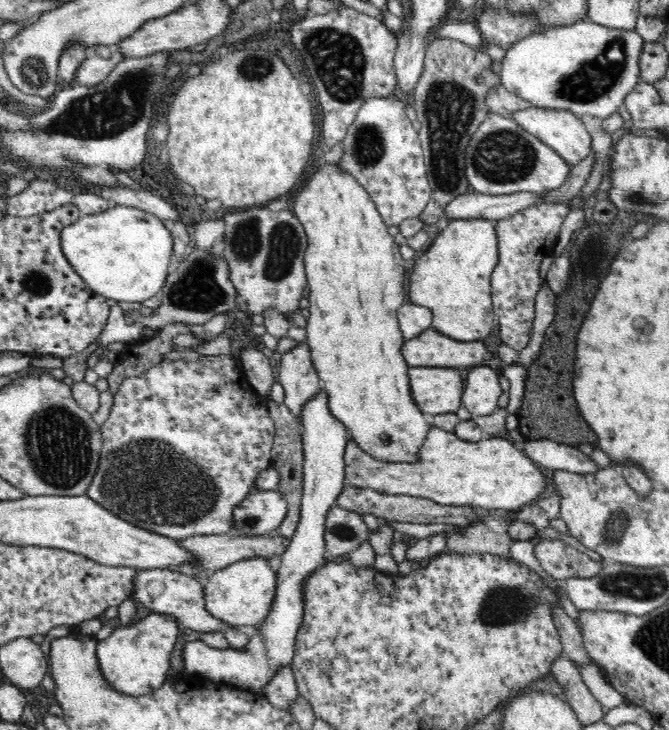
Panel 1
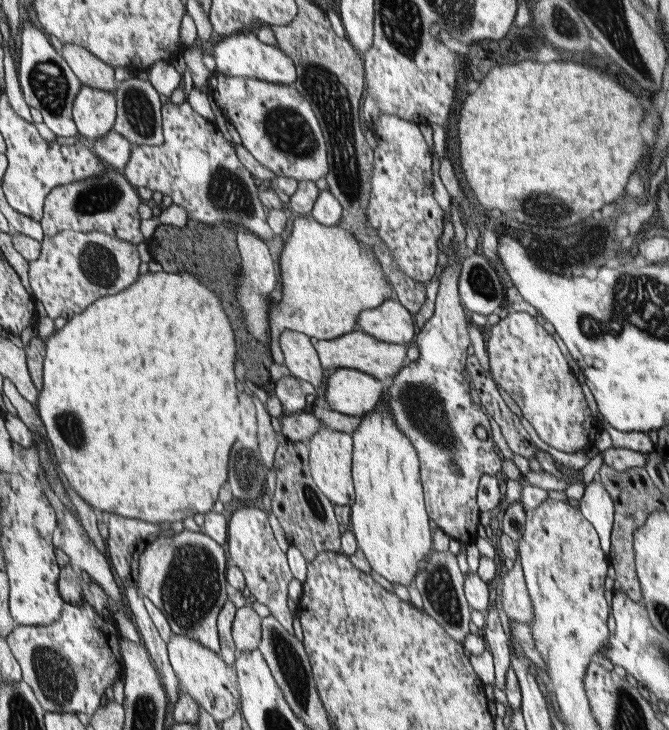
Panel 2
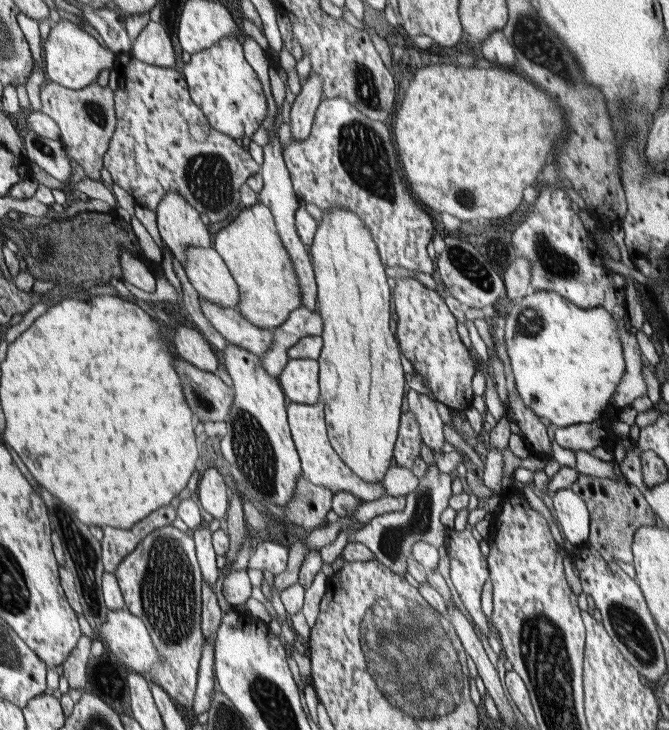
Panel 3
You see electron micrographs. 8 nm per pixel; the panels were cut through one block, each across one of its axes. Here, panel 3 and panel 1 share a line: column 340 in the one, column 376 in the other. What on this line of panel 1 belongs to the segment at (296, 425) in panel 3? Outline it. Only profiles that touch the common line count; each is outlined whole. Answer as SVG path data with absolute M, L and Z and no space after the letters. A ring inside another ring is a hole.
M428 426L416 458L410 462L380 460L362 450L352 438L344 446L344 480L348 488L382 492L388 496L426 498L442 506L486 508L518 512L520 508L542 500L548 492L548 476L536 462L506 436L494 436L480 442L466 442L452 432Z

